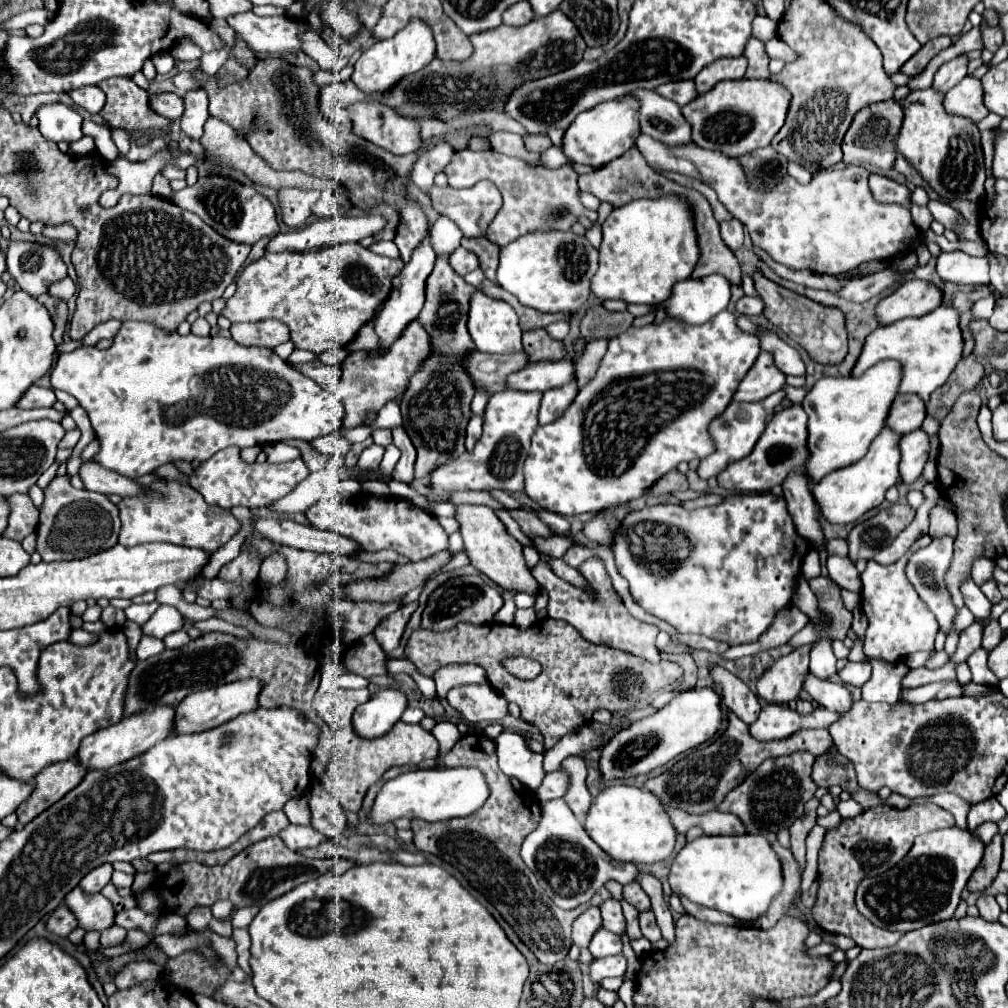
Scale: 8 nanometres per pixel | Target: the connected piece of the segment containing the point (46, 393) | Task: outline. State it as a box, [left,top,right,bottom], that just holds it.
[17,386,55,408]

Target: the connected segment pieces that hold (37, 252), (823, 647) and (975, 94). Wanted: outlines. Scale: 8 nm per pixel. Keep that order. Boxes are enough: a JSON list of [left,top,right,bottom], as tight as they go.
[[7,242,67,298],[811,638,837,678],[945,78,989,122]]

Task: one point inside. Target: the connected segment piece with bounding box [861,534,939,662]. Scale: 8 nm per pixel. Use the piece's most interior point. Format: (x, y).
(896, 630)

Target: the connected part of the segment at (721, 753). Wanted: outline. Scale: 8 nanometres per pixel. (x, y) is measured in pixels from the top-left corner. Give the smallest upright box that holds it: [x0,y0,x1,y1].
[645,714,833,816]

